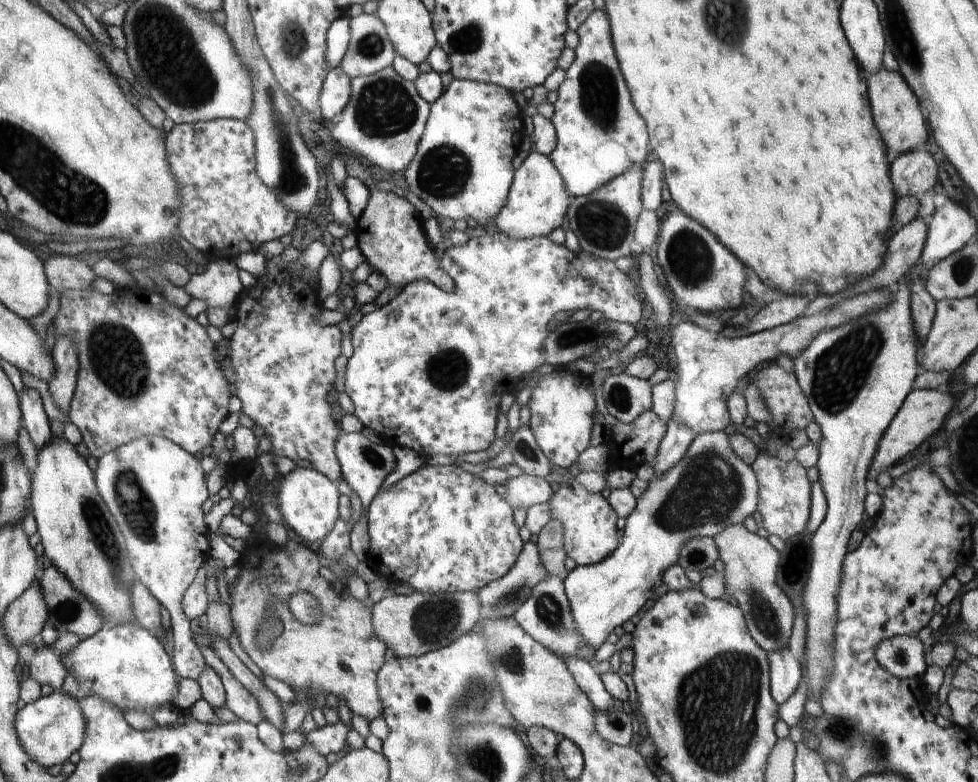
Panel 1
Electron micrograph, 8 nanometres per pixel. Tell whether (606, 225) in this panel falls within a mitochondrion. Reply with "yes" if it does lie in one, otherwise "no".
yes

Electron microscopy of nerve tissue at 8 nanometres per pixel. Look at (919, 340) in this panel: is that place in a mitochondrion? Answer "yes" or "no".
no

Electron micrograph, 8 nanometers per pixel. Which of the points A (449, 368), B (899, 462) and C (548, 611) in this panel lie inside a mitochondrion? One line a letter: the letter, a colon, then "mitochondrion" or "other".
A: mitochondrion
B: other
C: mitochondrion

